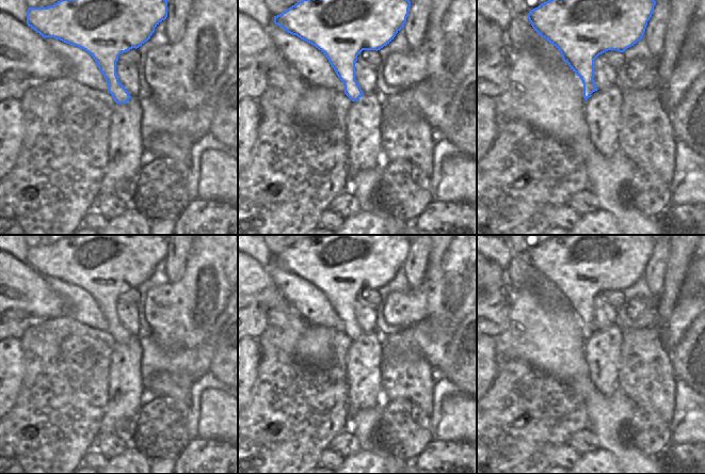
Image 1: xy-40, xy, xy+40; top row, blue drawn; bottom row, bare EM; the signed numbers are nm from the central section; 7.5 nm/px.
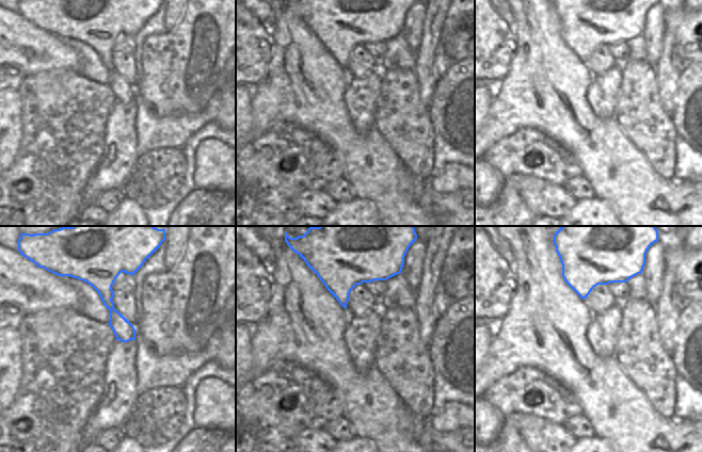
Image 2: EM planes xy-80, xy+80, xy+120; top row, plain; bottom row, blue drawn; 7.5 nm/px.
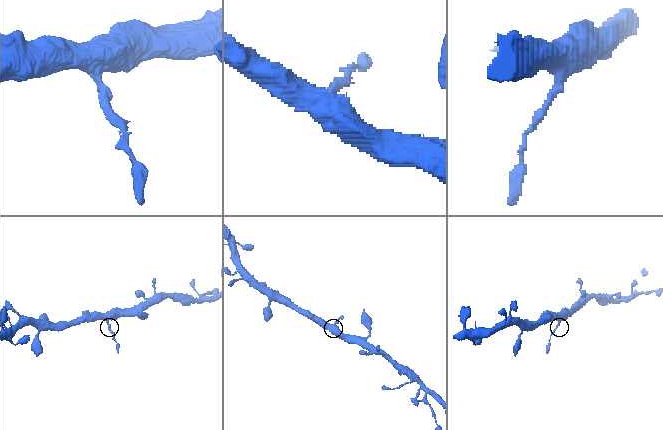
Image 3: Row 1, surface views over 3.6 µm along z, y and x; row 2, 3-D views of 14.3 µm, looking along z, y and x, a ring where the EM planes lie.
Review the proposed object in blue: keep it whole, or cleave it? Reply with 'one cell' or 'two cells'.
two cells

